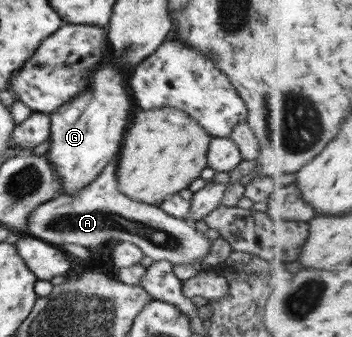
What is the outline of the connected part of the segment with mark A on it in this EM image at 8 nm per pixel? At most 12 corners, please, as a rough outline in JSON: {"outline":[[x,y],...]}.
{"outline":[[119,153],[73,197],[26,218],[26,235],[87,248],[130,241],[154,261],[196,264],[212,241],[122,194]]}

